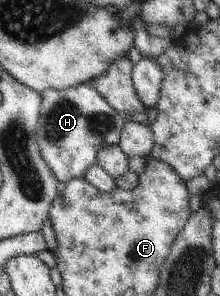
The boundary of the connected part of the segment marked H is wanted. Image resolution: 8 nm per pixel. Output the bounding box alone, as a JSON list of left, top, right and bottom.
[36,82,125,185]

